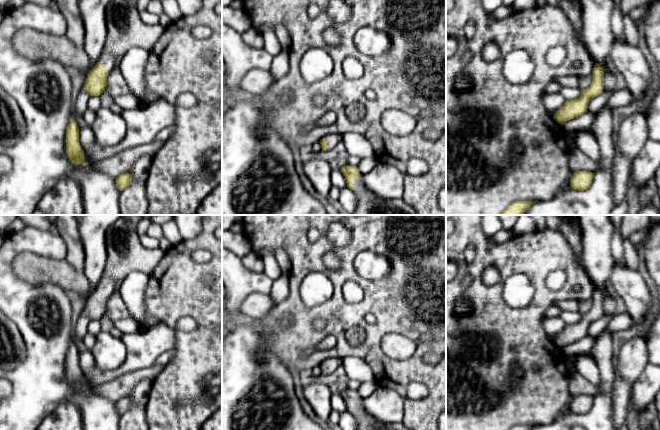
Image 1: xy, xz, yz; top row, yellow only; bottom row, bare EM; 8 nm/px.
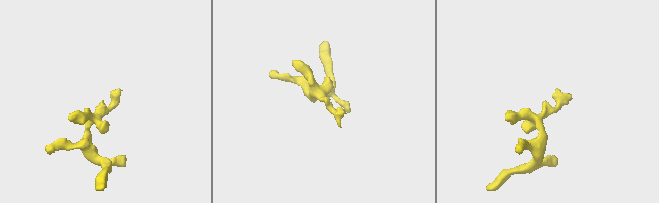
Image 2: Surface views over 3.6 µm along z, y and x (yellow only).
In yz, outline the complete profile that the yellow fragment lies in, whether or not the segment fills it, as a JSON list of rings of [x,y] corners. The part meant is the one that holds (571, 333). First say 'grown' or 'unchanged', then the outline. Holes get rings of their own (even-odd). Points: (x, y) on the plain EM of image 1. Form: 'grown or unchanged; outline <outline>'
unchanged; outline [[[596,287],[592,296],[592,306],[589,312],[581,314],[581,320],[574,324],[566,325],[563,330],[555,336],[553,342],[563,349],[567,345],[574,343],[587,336],[589,326],[596,320],[603,317],[604,294]]]

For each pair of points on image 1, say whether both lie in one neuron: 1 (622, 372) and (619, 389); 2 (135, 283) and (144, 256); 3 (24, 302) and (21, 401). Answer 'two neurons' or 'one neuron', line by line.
1: one neuron
2: two neurons
3: one neuron

